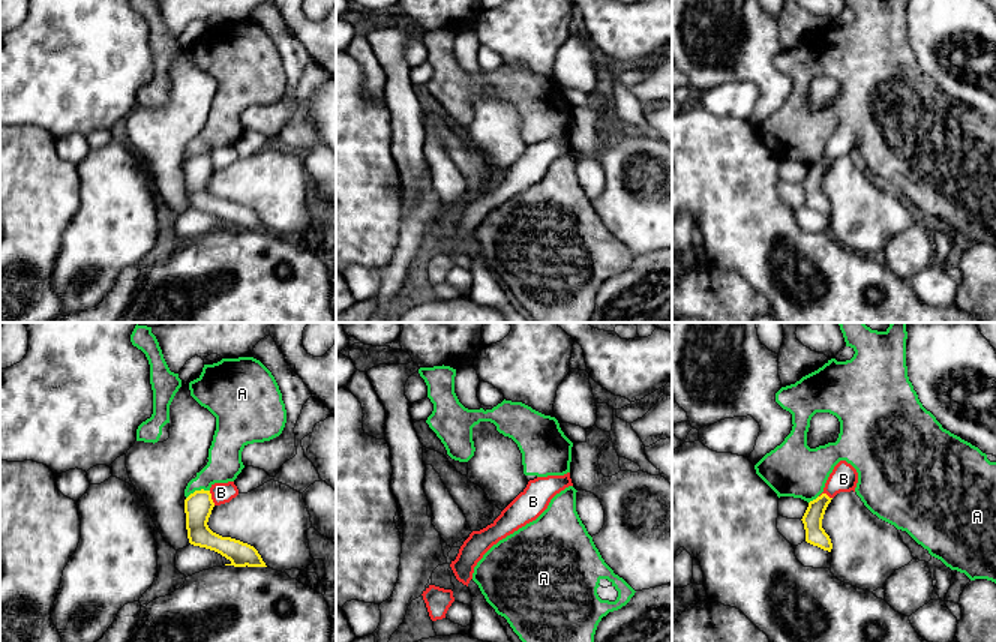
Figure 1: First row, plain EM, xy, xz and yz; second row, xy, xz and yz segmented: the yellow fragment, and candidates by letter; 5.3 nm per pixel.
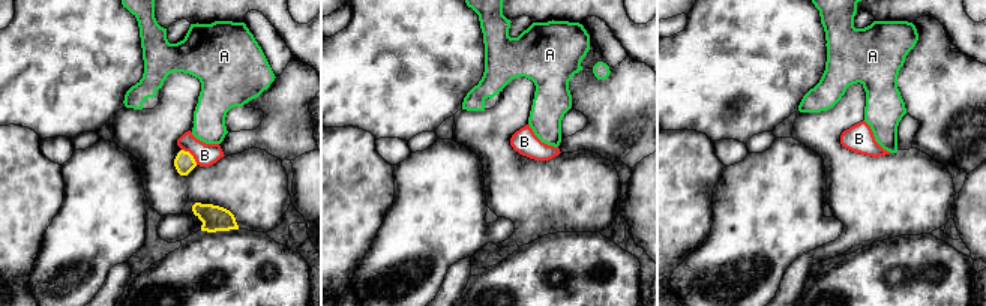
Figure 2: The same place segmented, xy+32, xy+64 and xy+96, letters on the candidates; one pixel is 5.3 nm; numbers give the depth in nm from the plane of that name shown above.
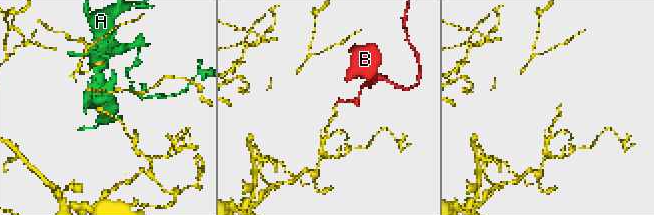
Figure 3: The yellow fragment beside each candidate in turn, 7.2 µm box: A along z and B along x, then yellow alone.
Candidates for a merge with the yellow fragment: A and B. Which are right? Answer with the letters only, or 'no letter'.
no letter

